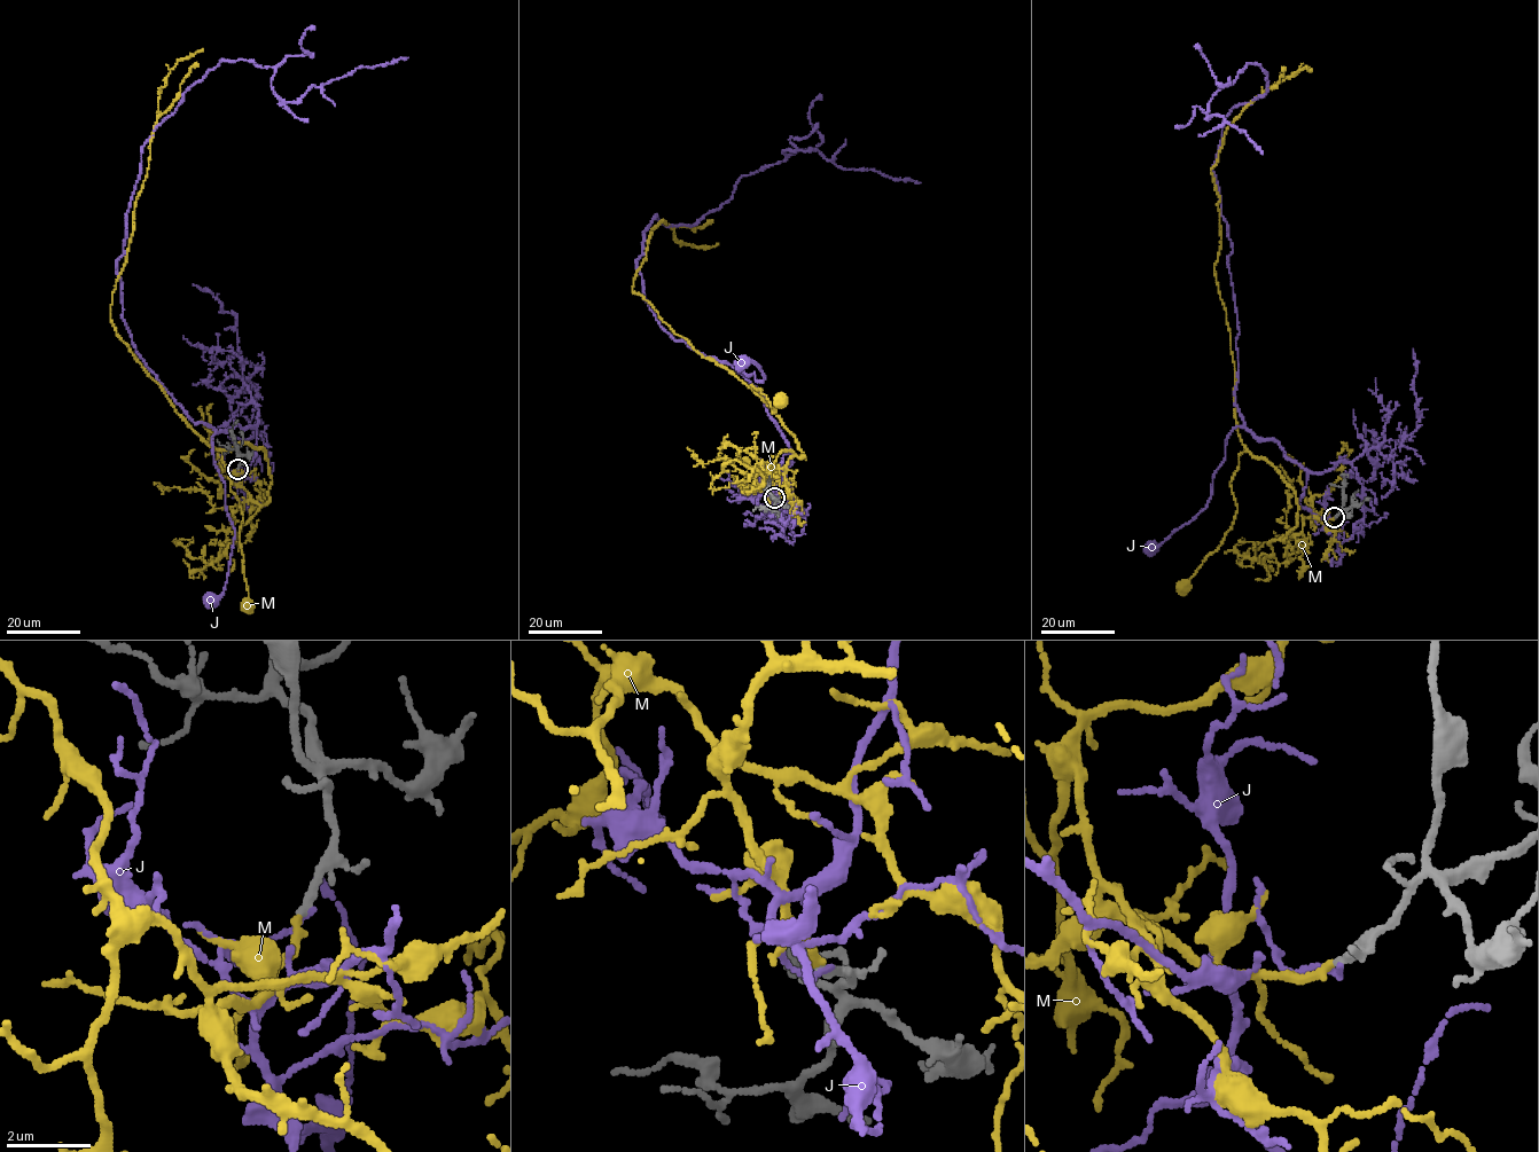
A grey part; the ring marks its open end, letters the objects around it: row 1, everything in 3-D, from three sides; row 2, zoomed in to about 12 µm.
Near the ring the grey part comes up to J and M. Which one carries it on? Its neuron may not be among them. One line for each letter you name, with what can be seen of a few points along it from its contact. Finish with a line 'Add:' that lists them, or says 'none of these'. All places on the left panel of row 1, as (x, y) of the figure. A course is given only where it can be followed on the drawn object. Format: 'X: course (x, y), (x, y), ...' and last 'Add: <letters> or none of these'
M: course (237, 468), (233, 484), (265, 504), (271, 479), (265, 449), (240, 444), (221, 459), (242, 515), (248, 605)
Add: M

